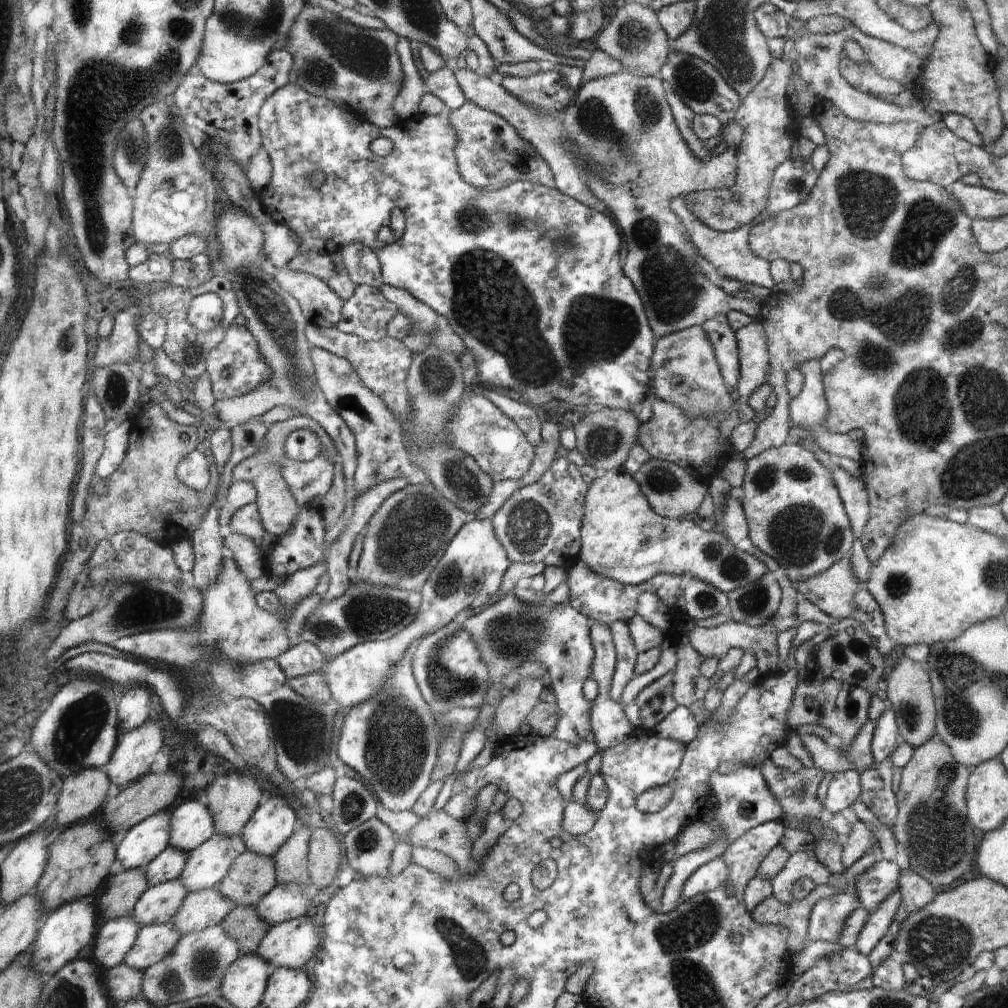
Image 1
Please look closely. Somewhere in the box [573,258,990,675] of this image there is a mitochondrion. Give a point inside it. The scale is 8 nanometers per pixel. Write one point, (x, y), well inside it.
(896, 326)

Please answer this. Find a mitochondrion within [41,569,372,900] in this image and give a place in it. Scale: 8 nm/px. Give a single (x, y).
(75, 735)

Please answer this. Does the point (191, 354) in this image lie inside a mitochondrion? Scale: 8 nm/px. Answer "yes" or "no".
yes

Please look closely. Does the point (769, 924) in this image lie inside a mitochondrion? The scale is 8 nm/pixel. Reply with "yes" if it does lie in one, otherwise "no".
no

